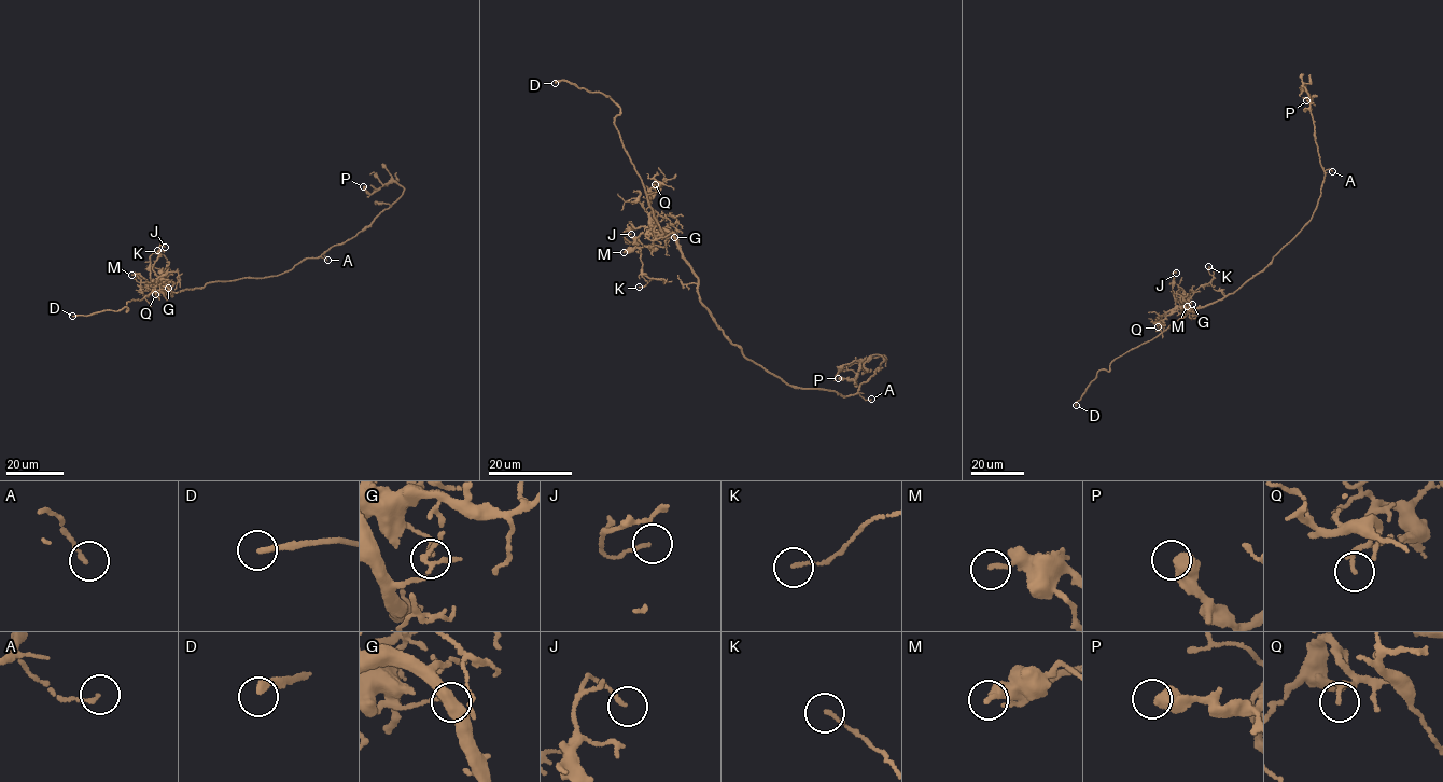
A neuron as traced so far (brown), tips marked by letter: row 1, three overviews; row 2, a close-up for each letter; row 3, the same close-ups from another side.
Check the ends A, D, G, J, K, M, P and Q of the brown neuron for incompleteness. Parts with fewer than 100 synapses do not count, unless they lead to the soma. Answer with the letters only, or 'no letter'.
D

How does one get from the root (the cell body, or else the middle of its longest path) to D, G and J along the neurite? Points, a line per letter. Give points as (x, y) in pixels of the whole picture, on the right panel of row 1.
D: (1269, 264), (1221, 299), (1194, 309), (1184, 305), (1187, 315), (1116, 358), (1109, 371), (1097, 372), (1076, 405)
G: (1269, 264), (1221, 299), (1189, 309), (1185, 304), (1192, 304)
J: (1269, 264), (1221, 299), (1189, 309), (1176, 298), (1173, 287), (1176, 273)

